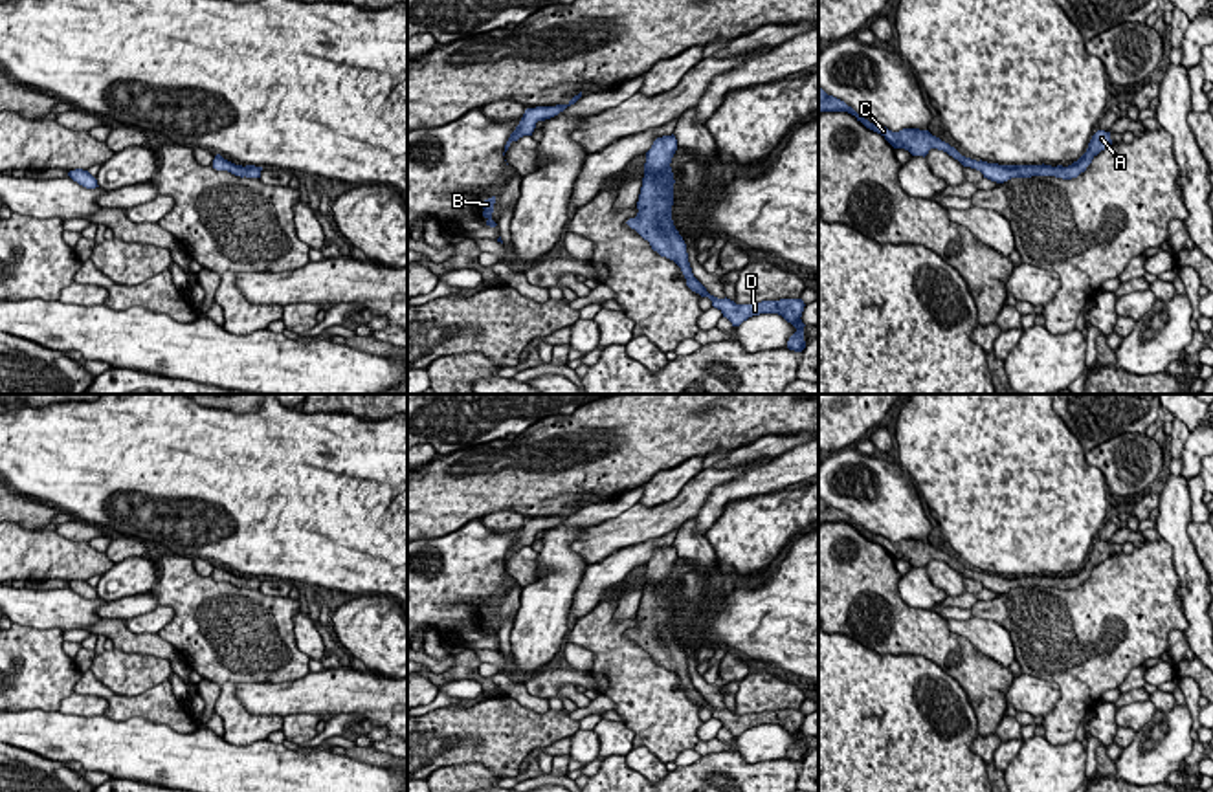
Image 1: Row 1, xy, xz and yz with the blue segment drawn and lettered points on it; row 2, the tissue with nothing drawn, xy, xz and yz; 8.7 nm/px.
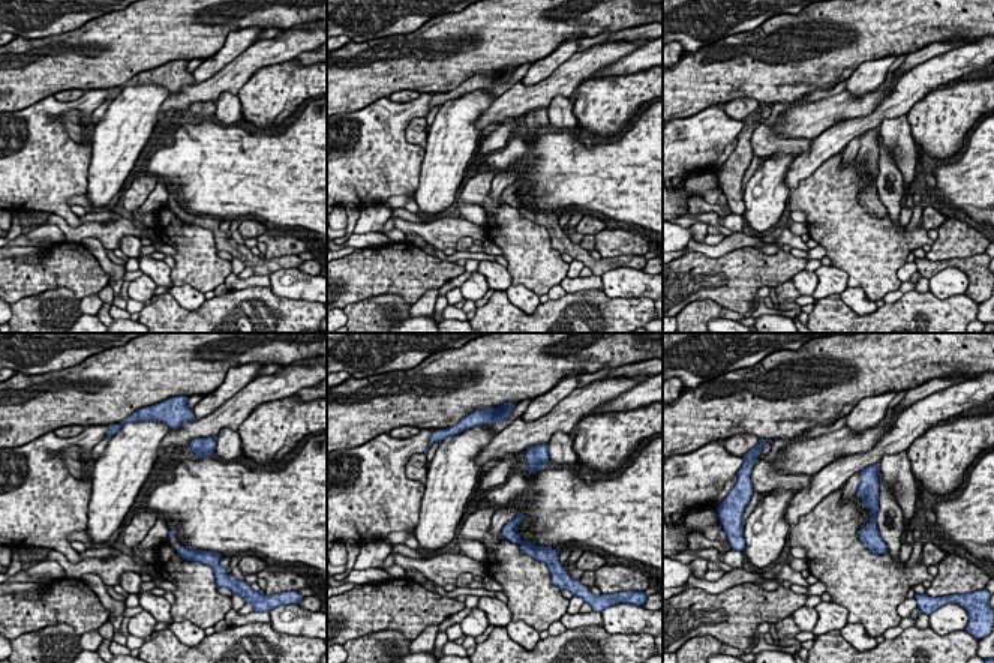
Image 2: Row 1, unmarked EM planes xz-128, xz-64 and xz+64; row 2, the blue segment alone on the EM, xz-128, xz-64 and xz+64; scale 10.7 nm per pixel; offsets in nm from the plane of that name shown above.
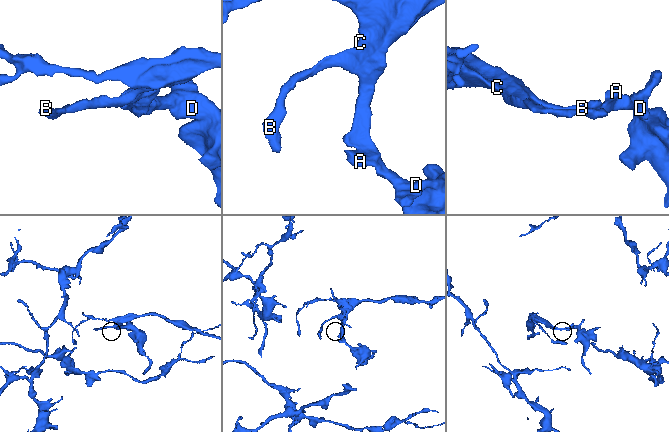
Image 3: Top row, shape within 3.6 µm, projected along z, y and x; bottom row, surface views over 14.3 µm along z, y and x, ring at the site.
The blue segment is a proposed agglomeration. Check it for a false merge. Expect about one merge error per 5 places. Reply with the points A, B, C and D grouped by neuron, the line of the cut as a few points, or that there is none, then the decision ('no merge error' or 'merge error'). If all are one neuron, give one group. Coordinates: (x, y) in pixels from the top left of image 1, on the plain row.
groups A B C D; cut none; no merge error

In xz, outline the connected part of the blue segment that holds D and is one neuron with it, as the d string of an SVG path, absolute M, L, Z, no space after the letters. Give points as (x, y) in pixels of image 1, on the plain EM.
M673 544L657 548L653 552L651 559L646 563L644 588L637 612L639 623L626 634L635 640L644 651L648 651L653 662L673 671L681 678L686 689L686 697L701 708L708 708L712 711L712 717L718 719L723 728L732 733L732 737L740 737L752 726L778 724L796 739L796 742L787 752L787 759L802 763L806 759L806 735L800 730L806 717L802 710L736 715L727 708L718 710L710 706L707 698L694 688L688 673L686 654L672 631L675 590L670 574L675 561L677 550Z

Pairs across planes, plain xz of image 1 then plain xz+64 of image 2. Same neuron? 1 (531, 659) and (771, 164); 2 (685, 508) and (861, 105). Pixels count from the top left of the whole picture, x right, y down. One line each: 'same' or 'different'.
1: same
2: same

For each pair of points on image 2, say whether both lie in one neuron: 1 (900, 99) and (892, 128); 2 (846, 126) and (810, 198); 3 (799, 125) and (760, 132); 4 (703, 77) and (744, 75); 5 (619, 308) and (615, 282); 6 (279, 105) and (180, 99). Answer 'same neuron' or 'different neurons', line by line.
1: different neurons
2: different neurons
3: different neurons
4: same neuron
5: different neurons
6: different neurons

